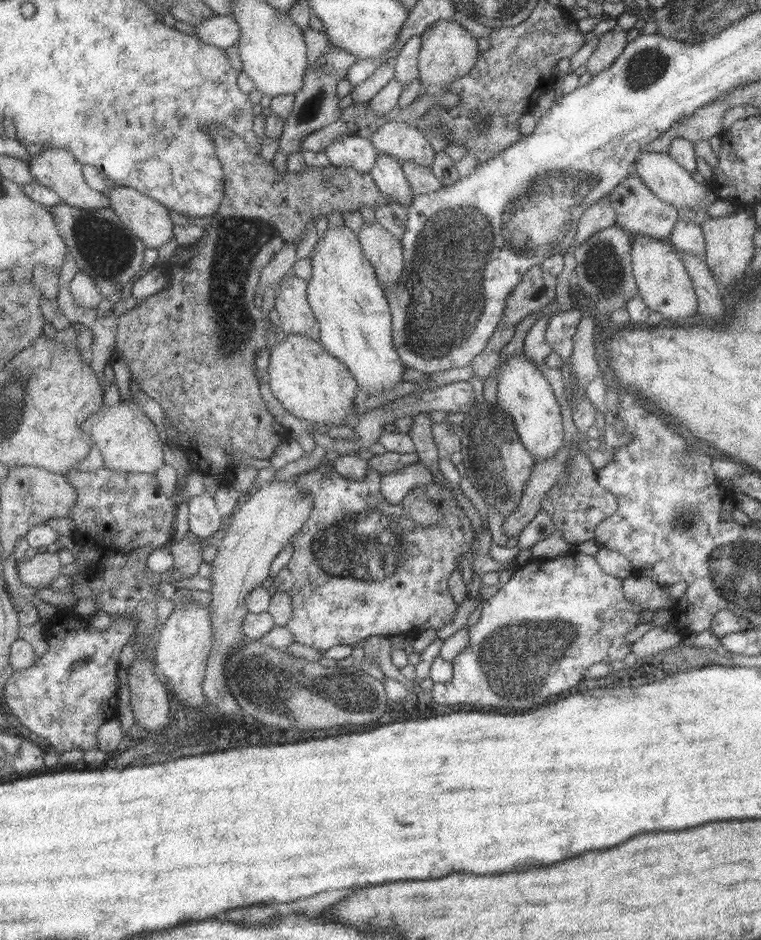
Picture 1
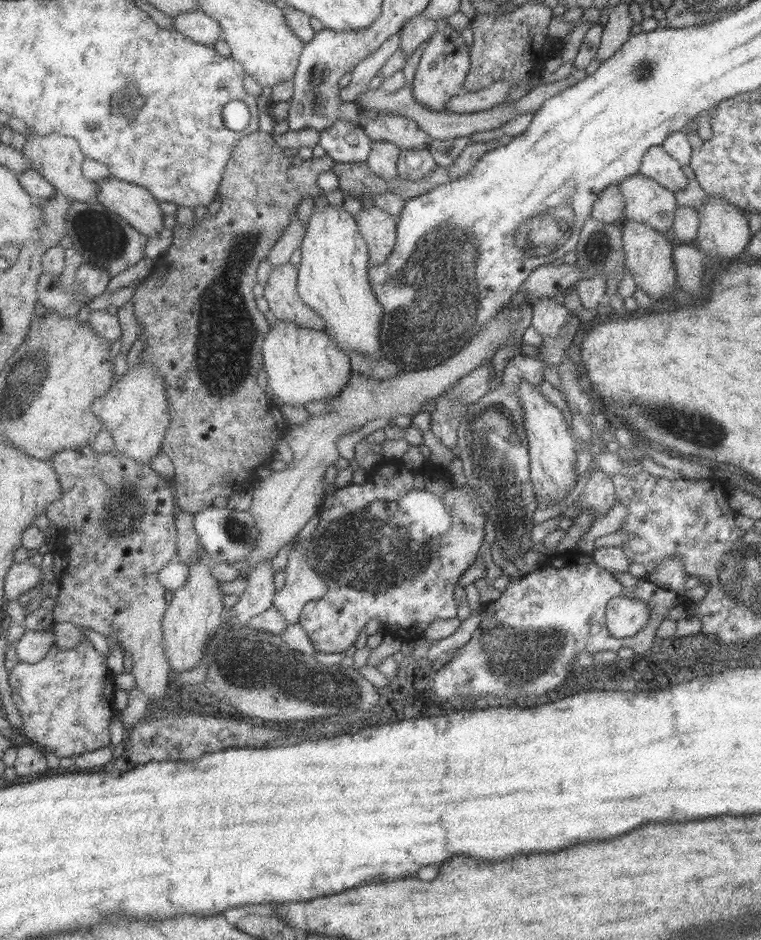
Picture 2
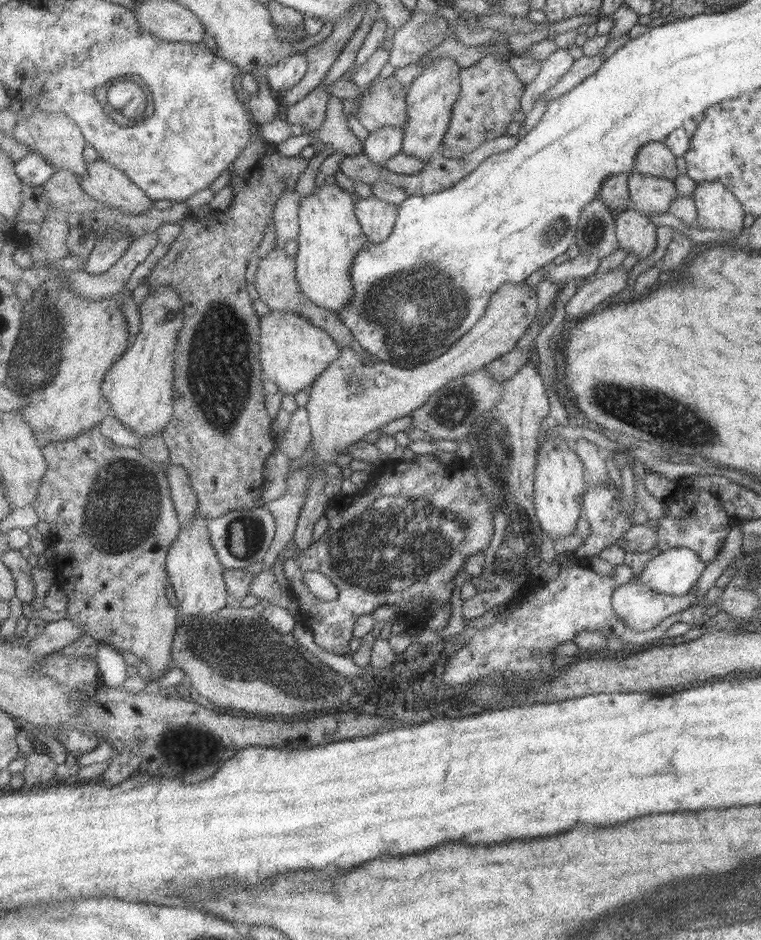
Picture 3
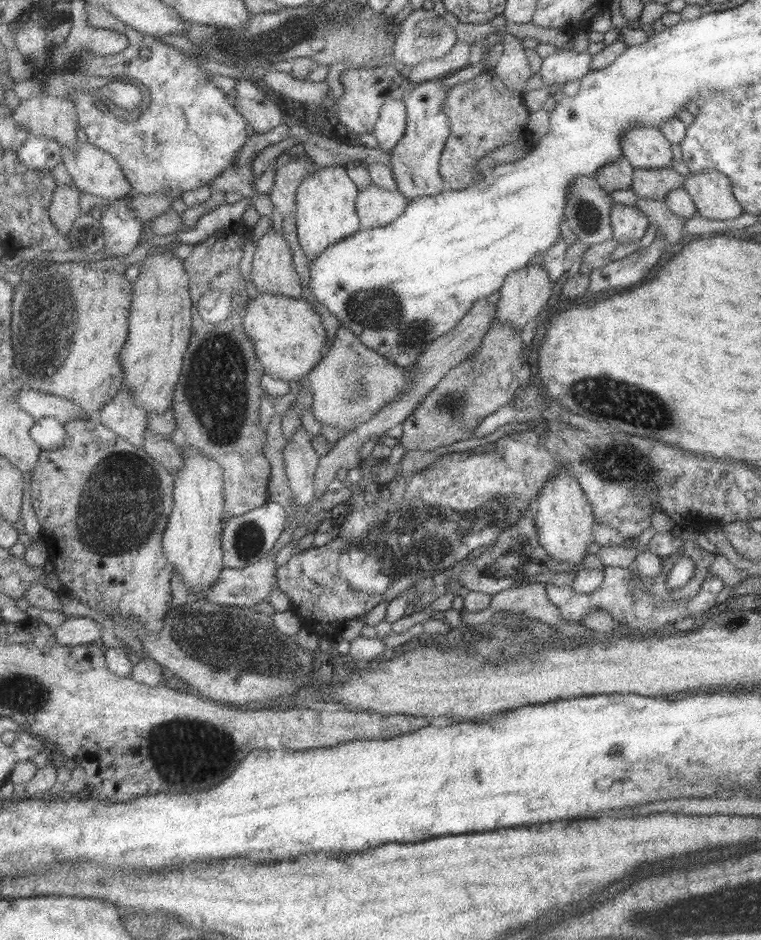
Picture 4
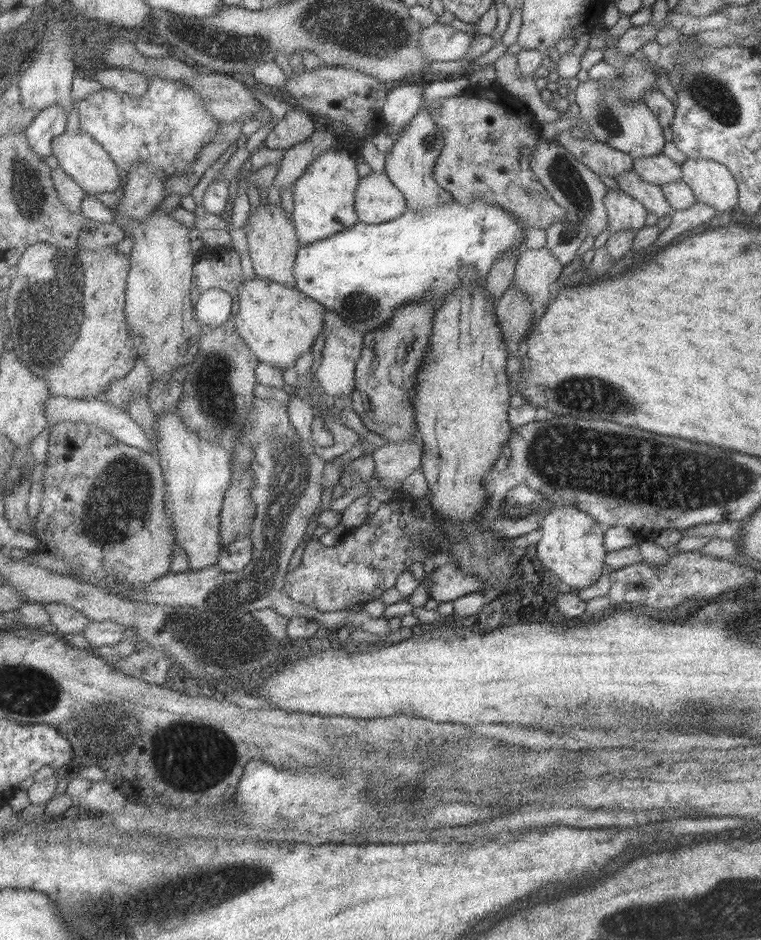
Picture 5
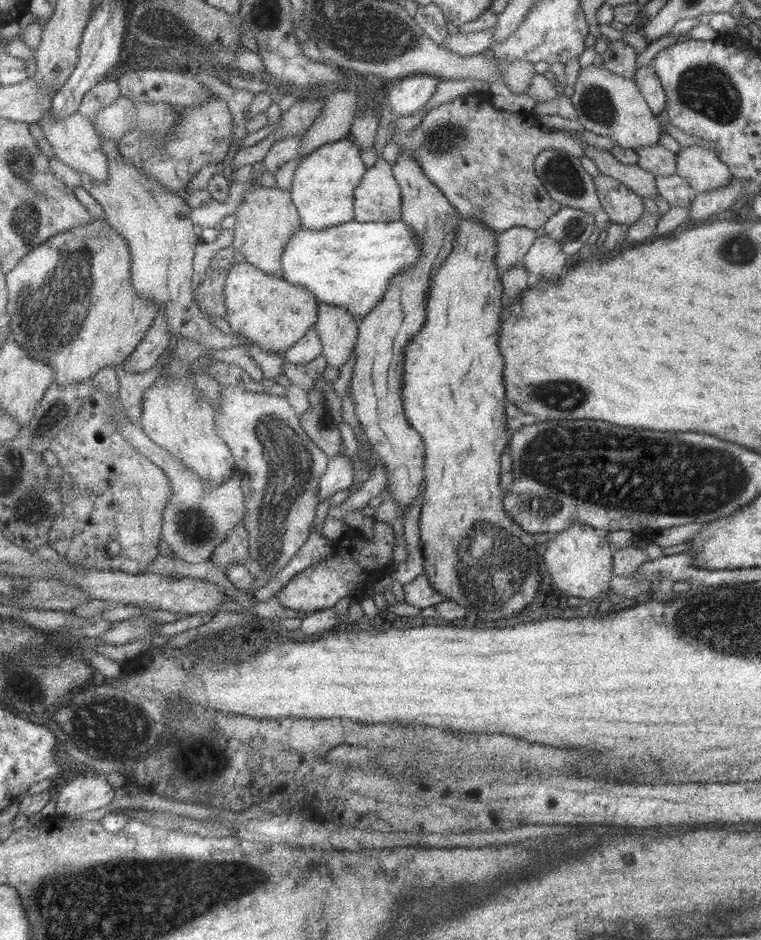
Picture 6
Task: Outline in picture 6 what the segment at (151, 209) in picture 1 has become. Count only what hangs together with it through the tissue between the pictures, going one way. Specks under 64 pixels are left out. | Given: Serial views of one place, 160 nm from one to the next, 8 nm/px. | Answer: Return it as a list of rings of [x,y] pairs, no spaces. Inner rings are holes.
[[[49,109],[38,123],[43,127],[47,140],[53,145],[56,155],[65,164],[72,166],[80,173],[90,174],[96,181],[105,182],[109,178],[110,161],[107,154],[103,152],[102,138],[92,119],[79,112],[65,118],[59,118]]]

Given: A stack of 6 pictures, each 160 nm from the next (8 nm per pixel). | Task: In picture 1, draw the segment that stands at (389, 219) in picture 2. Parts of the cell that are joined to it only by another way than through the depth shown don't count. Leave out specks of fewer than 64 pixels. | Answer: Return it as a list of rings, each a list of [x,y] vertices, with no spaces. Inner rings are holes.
[[[377,219],[374,223],[365,223],[363,230],[358,234],[367,258],[376,268],[378,279],[387,291],[394,291],[398,285],[399,277],[405,270],[405,251],[402,241],[398,239],[388,228],[385,228]]]

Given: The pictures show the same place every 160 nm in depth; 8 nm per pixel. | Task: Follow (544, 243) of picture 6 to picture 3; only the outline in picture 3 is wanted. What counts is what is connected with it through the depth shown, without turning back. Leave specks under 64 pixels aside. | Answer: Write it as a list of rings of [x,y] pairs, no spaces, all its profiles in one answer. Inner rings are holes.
[[[525,282],[519,284],[503,283],[490,296],[482,318],[465,335],[459,338],[449,350],[439,355],[437,359],[430,360],[415,368],[401,368],[381,360],[378,356],[373,356],[373,360],[366,360],[367,355],[352,349],[349,345],[342,347],[339,358],[334,360],[322,375],[318,376],[308,391],[309,401],[306,407],[310,412],[311,434],[313,434],[313,441],[309,444],[308,451],[316,451],[313,463],[309,462],[304,466],[310,474],[308,490],[315,477],[330,481],[328,474],[325,474],[324,470],[318,469],[318,463],[336,464],[339,454],[345,448],[348,449],[349,446],[361,441],[361,438],[365,438],[369,432],[375,432],[397,418],[410,416],[414,410],[417,410],[430,398],[434,390],[441,388],[446,382],[462,374],[483,368],[492,360],[509,352],[536,318],[537,301],[536,286],[532,287]]]

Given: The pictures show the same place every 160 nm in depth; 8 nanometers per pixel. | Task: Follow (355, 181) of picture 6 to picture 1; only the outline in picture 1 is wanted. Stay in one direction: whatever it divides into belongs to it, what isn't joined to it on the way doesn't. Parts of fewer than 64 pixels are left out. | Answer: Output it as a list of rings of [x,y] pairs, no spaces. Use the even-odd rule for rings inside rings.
[[[346,224],[340,227],[329,227],[323,237],[319,238],[315,244],[312,252],[312,278],[309,280],[309,286],[307,289],[309,304],[314,309],[315,316],[318,317],[320,322],[322,338],[321,342],[325,345],[327,352],[330,352],[333,356],[339,357],[349,368],[350,371],[355,375],[361,388],[364,388],[372,396],[386,395],[389,391],[395,392],[398,382],[403,382],[404,372],[406,371],[406,364],[401,360],[400,354],[395,350],[393,340],[393,315],[389,304],[389,300],[386,297],[386,289],[383,288],[381,281],[378,279],[376,268],[367,258],[364,248],[362,247],[360,236],[353,230],[350,229]]]

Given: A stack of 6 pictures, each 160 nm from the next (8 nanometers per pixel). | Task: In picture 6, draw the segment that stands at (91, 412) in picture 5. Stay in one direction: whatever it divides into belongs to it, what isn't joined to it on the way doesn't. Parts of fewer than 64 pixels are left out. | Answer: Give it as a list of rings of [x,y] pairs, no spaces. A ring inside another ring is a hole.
[[[128,420],[120,429],[125,440],[163,469],[171,481],[173,494],[163,512],[162,540],[170,547],[173,554],[191,564],[212,560],[217,548],[225,544],[230,530],[239,526],[247,514],[246,497],[242,485],[243,474],[237,471],[226,483],[220,484],[216,489],[210,489],[197,472],[187,468],[169,450],[153,442],[141,424]]]

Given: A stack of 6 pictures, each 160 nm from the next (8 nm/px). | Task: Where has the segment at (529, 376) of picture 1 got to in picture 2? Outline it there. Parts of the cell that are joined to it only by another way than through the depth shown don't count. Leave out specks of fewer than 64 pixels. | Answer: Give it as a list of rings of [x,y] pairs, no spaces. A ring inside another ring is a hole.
[[[520,380],[517,394],[523,409],[523,424],[528,442],[529,479],[536,501],[557,506],[575,483],[575,441],[560,410],[543,399],[539,390]]]

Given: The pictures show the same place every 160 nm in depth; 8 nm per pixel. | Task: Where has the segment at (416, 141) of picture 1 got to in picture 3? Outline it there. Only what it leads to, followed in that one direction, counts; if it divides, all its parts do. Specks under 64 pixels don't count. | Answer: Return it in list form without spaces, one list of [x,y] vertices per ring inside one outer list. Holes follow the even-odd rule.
[[[393,74],[386,79],[377,77],[367,90],[369,92],[355,110],[361,124],[371,133],[387,125],[395,125],[404,130],[408,121],[408,88],[396,81]]]

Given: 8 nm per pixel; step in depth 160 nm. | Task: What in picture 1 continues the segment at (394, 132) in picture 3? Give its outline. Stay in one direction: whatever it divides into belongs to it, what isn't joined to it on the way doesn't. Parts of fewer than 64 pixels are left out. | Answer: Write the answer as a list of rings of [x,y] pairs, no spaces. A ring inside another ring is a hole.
[[[380,152],[370,173],[391,202],[397,201],[409,207],[414,201],[413,187],[397,157]]]

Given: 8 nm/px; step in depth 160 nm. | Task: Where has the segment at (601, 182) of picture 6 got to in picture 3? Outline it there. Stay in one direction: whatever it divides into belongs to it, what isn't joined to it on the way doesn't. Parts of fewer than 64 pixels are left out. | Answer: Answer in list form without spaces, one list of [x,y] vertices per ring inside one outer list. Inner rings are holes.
[[[634,208],[614,214],[614,233],[618,247],[624,250],[626,254],[634,254],[639,260],[650,255],[655,248],[655,228],[656,226],[649,221],[648,217],[637,212]]]

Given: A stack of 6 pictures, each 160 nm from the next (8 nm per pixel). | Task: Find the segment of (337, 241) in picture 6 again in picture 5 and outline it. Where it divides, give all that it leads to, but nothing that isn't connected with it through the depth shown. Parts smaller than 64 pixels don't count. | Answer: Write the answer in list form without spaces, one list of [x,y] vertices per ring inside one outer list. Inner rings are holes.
[[[454,199],[449,204],[438,204],[437,206],[430,206],[420,212],[407,210],[403,216],[400,216],[397,220],[381,224],[367,224],[359,223],[354,227],[347,230],[337,232],[333,236],[329,236],[327,239],[318,240],[313,244],[300,245],[300,249],[295,259],[294,275],[297,281],[296,288],[301,292],[307,294],[311,298],[318,300],[326,309],[337,311],[345,322],[355,328],[355,330],[361,331],[364,334],[384,327],[392,318],[396,308],[403,306],[404,304],[418,301],[419,299],[427,298],[428,301],[434,302],[434,312],[436,308],[442,303],[442,300],[446,297],[446,294],[460,283],[462,272],[465,269],[473,269],[478,276],[478,281],[483,282],[489,267],[492,262],[503,252],[512,249],[520,240],[525,240],[524,235],[521,233],[525,230],[520,222],[502,208],[495,206],[494,204],[487,204],[482,200],[474,200],[470,206],[459,204]]]

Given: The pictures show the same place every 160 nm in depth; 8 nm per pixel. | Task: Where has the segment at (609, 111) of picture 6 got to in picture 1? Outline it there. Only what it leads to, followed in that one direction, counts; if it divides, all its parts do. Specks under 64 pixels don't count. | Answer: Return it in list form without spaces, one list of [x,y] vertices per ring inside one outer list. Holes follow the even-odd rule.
[[[640,152],[634,160],[633,168],[639,178],[659,197],[659,200],[672,204],[675,208],[707,206],[714,202],[715,194],[708,184],[700,184],[693,180],[689,171],[681,168],[667,153]]]

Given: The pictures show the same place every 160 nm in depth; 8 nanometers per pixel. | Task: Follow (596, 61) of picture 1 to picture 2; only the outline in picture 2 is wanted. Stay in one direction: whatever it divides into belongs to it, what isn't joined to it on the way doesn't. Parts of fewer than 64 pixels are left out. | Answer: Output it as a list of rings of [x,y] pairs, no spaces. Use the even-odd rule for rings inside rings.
[[[620,2],[611,8],[607,15],[607,24],[603,26],[600,46],[595,56],[599,62],[611,56],[628,41],[633,25],[633,20],[631,20],[631,15],[629,15],[628,4]]]

